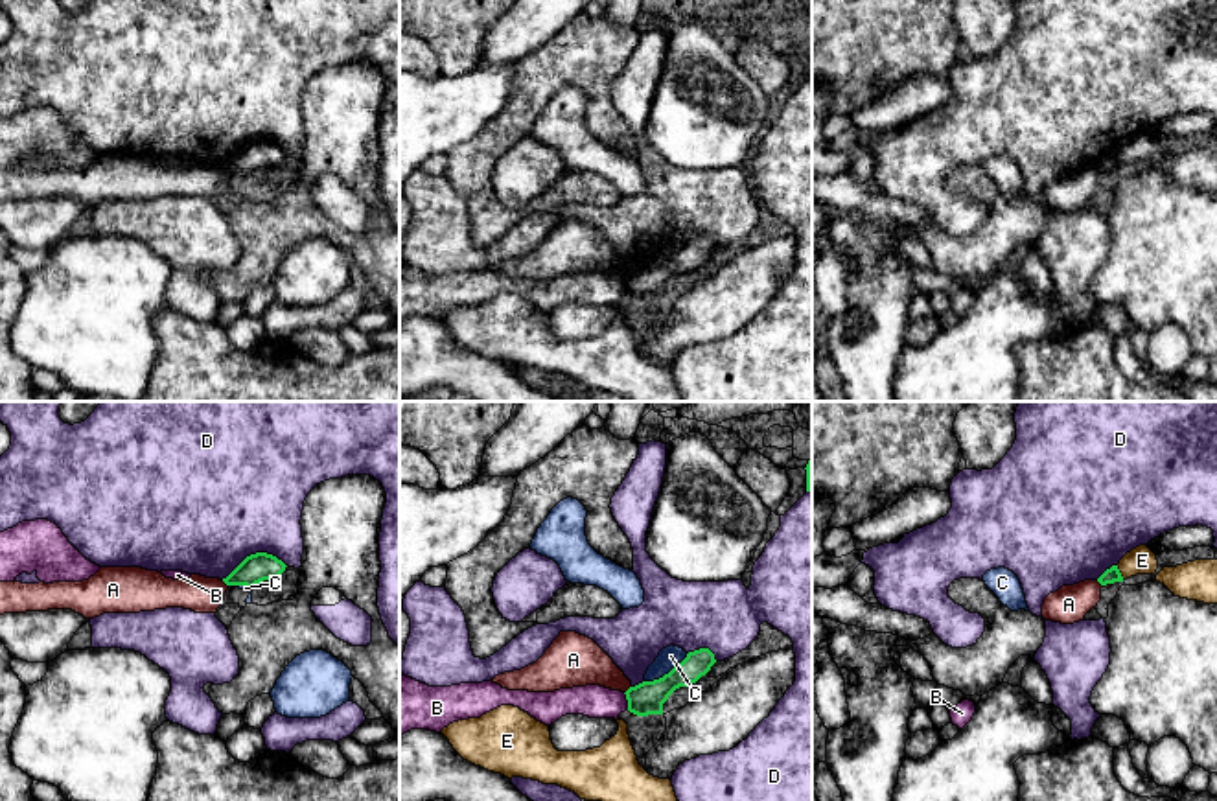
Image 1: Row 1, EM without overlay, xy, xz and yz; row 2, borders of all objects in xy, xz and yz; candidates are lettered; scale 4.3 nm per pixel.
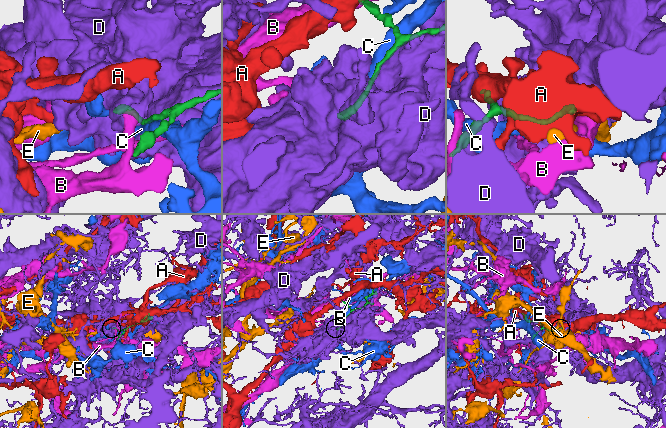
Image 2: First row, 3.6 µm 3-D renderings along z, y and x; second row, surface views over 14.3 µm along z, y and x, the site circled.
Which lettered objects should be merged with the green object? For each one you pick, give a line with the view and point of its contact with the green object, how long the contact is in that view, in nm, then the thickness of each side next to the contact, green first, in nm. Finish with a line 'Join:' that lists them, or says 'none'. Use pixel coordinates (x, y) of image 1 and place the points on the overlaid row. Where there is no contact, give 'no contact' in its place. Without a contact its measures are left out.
Join: none

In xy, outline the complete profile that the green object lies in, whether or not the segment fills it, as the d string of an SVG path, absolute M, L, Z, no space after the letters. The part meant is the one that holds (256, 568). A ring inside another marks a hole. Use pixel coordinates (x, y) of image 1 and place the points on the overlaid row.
M256 552L247 556L223 582L226 586L254 587L263 580L274 580L285 571L285 563L272 554Z

